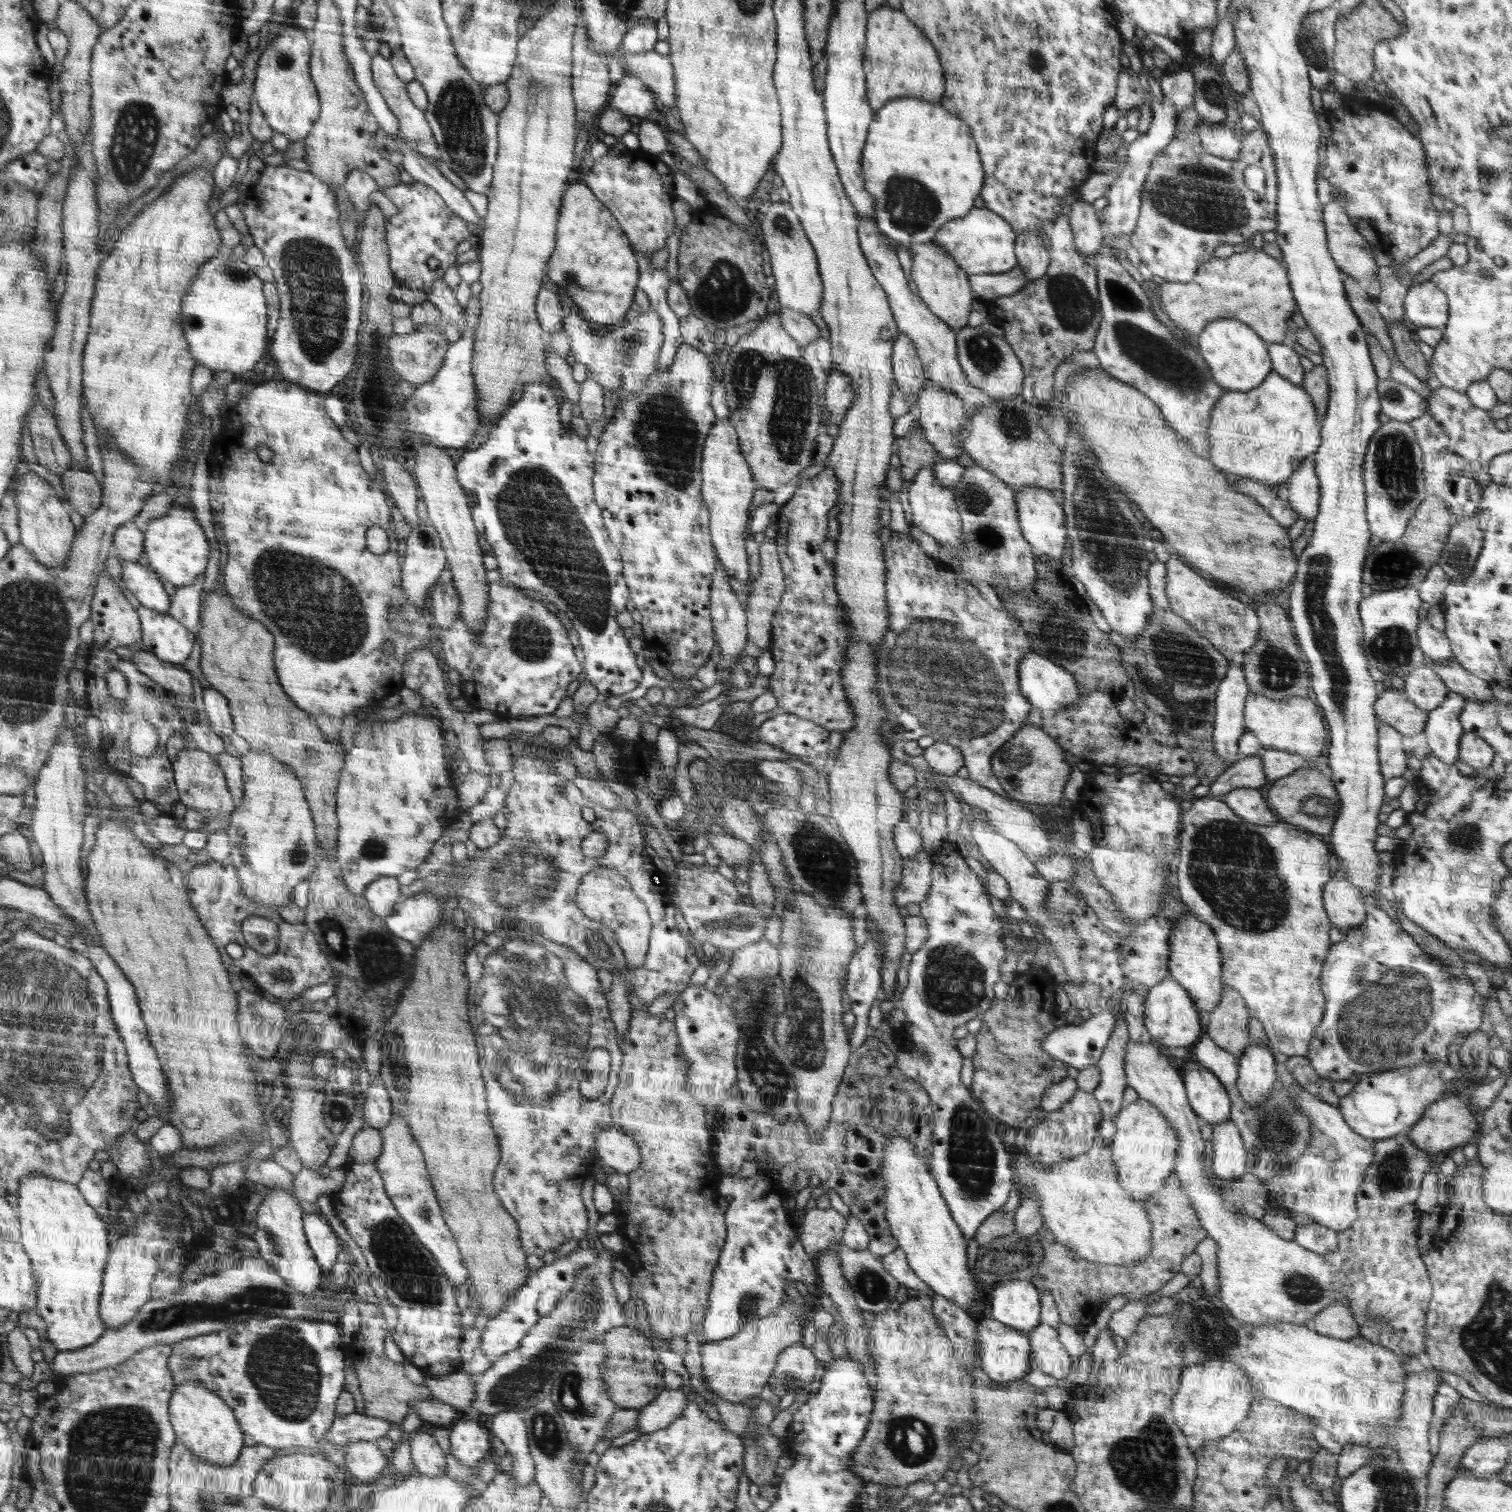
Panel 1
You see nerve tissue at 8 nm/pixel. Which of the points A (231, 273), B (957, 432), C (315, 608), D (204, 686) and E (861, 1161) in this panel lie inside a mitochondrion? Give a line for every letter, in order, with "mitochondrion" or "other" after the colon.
A: mitochondrion
B: other
C: mitochondrion
D: other
E: other

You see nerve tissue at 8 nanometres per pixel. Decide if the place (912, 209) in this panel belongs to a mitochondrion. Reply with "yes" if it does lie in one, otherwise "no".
yes

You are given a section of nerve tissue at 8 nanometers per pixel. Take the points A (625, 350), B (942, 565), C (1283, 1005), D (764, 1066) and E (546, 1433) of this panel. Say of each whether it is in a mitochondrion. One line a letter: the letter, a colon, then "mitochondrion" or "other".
A: mitochondrion
B: other
C: other
D: mitochondrion
E: mitochondrion

